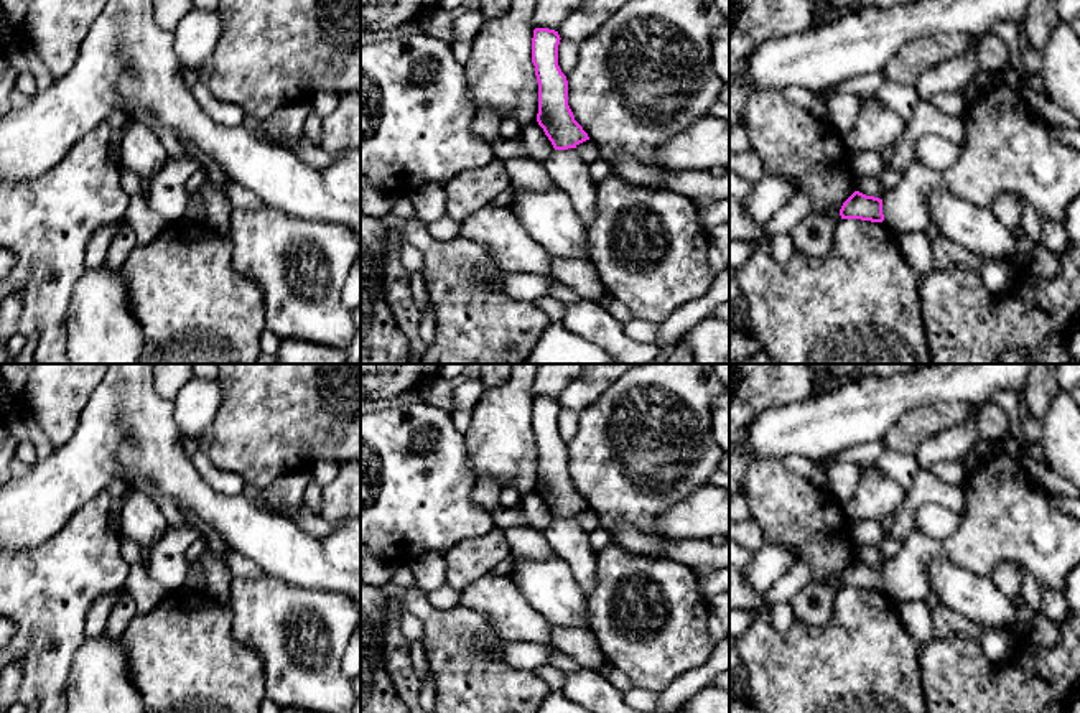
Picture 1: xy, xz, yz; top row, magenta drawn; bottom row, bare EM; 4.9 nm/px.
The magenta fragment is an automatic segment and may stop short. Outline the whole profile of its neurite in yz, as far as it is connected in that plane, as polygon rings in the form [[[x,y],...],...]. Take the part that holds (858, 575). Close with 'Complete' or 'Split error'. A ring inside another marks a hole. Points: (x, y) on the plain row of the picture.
[[[854,560],[840,578],[841,588],[882,591],[882,568]]]. Complete

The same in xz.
[[[535,397],[532,407],[532,431],[538,451],[537,491],[555,519],[576,517],[589,509],[575,489],[568,474],[568,450],[558,435],[560,403],[555,398]]]. Complete

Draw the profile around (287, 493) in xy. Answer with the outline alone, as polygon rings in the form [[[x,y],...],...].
[[[303,471],[286,473],[262,489],[263,501],[270,504],[277,514],[290,519],[290,514],[296,507],[305,506],[306,479],[308,476]]]

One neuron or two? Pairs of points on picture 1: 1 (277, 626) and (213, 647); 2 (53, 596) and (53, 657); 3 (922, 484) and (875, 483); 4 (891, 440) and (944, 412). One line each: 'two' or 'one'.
1: two
2: one
3: two
4: one

